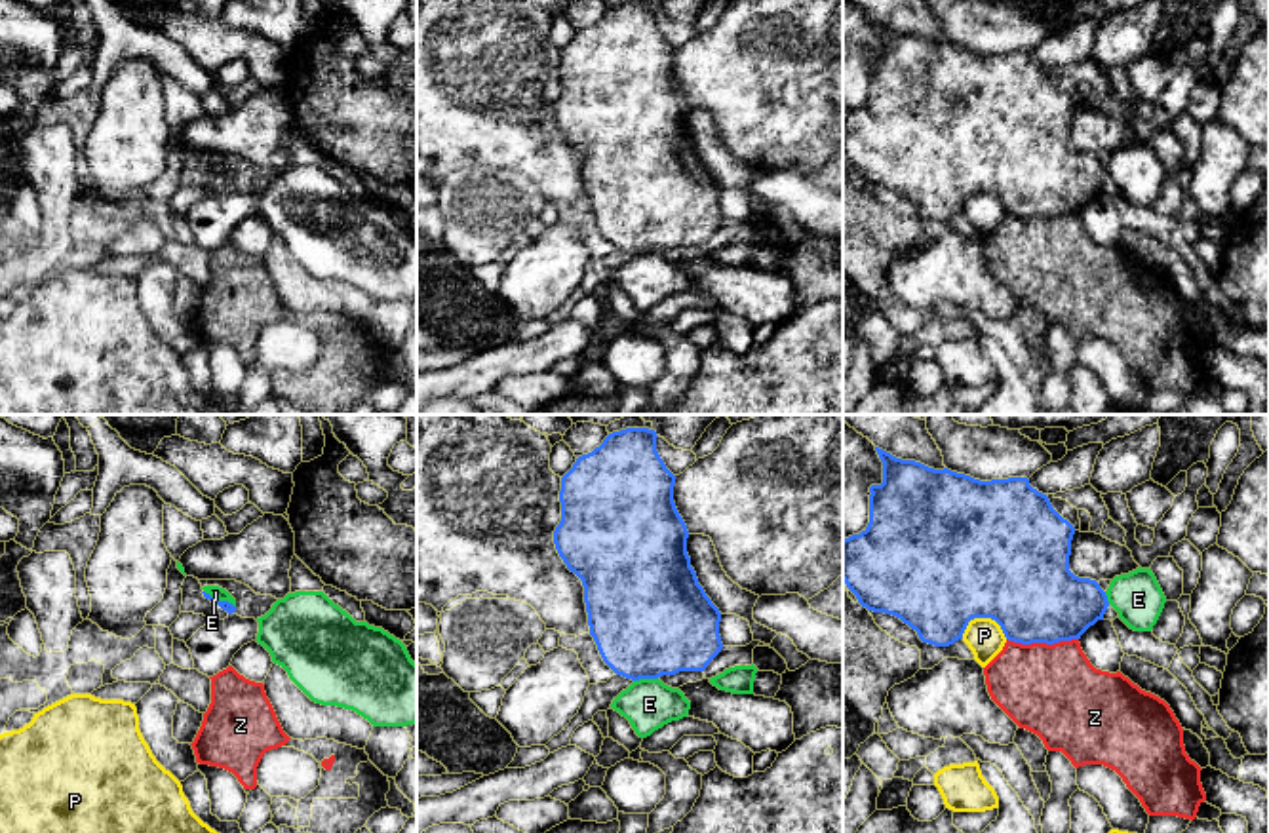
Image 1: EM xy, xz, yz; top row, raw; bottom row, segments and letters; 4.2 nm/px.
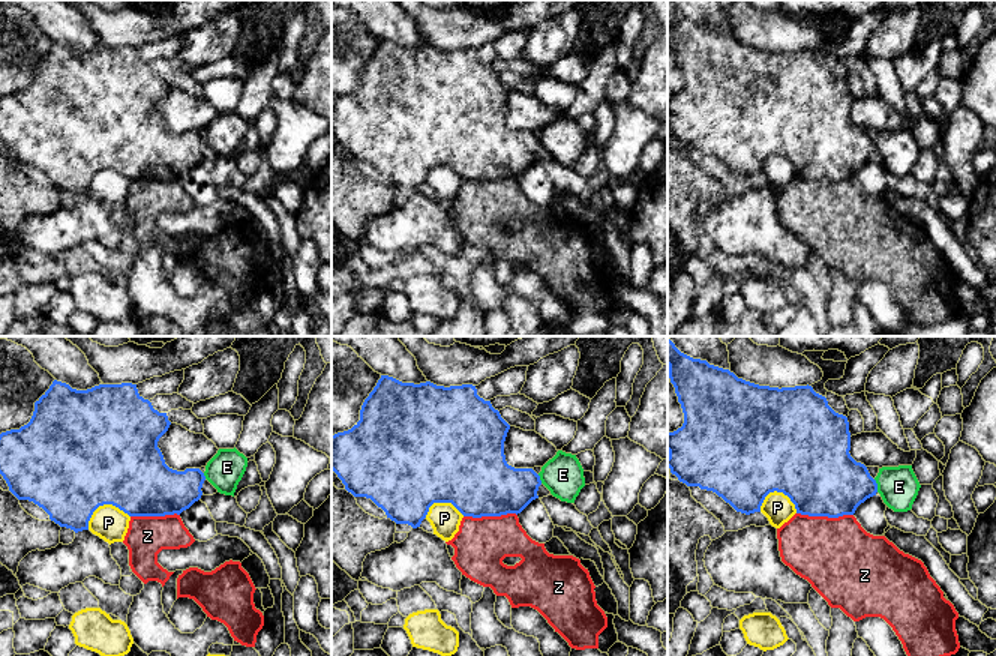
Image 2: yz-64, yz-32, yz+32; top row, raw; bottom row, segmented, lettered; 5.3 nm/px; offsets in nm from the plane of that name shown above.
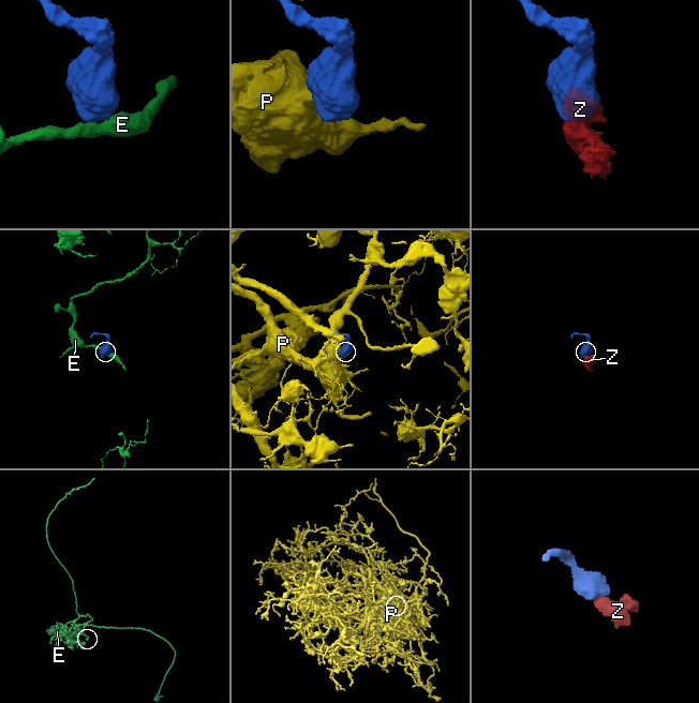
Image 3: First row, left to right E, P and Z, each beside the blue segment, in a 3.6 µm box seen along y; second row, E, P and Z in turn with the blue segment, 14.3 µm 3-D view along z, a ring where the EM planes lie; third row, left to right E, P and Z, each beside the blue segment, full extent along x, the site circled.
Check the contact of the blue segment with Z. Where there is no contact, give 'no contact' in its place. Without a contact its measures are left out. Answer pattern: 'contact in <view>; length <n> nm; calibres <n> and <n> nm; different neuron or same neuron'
contact in yz; length 300 nm; calibres 400 and 400 nm; different neuron

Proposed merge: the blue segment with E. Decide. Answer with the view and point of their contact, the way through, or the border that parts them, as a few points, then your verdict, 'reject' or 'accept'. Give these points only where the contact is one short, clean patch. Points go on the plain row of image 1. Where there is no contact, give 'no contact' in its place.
contact xy (217, 174); reject

